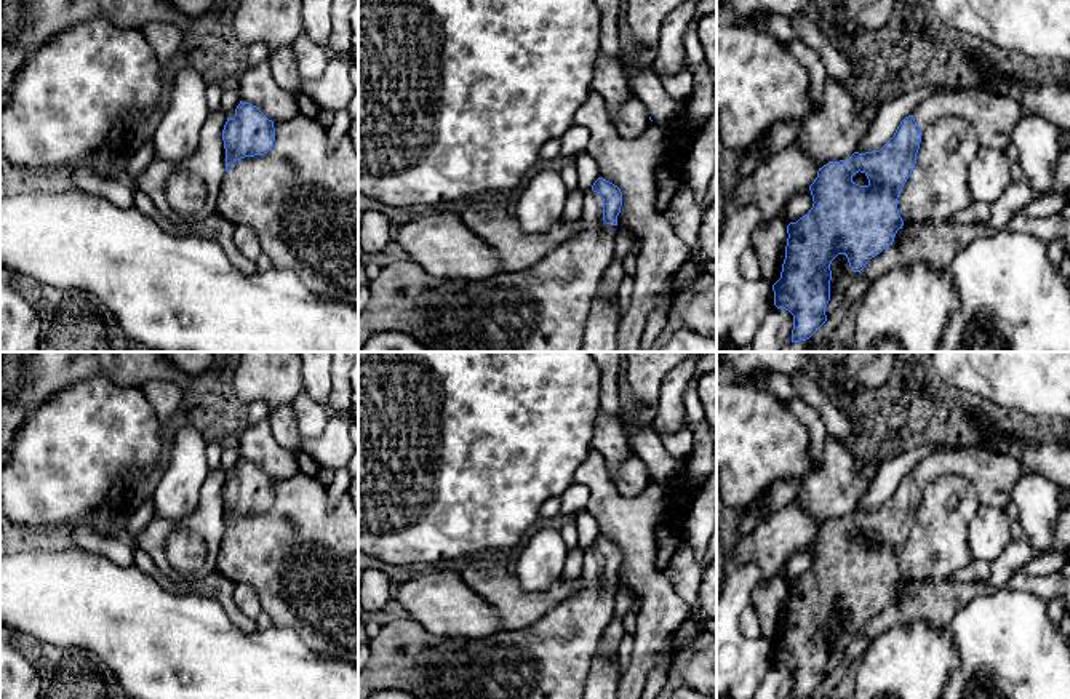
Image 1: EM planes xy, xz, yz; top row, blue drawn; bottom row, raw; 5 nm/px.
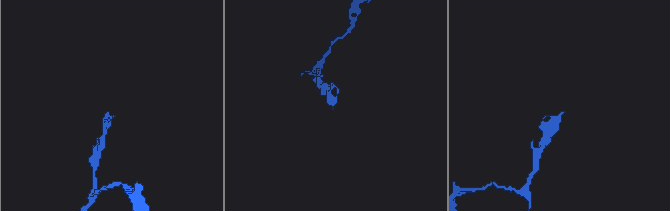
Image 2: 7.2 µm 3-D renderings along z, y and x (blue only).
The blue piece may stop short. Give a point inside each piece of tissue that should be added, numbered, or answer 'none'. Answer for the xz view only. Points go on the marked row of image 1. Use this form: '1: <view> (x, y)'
1: xz (542, 307)

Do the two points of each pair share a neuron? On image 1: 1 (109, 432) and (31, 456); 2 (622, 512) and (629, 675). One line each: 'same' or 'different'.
1: same
2: same

